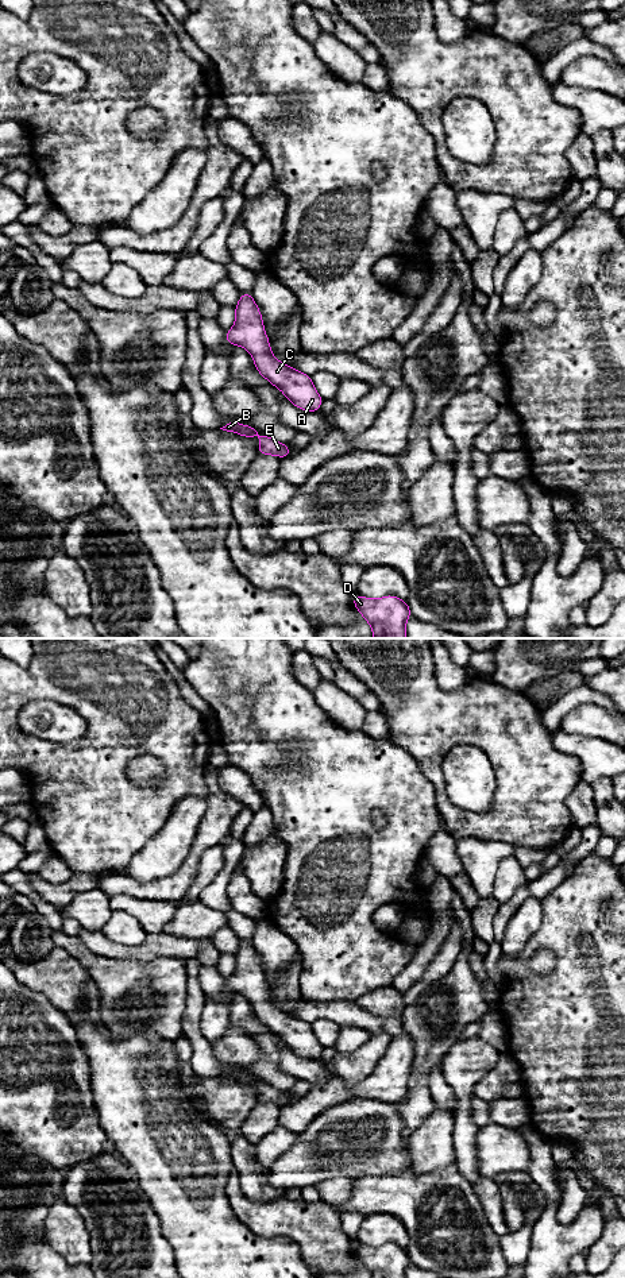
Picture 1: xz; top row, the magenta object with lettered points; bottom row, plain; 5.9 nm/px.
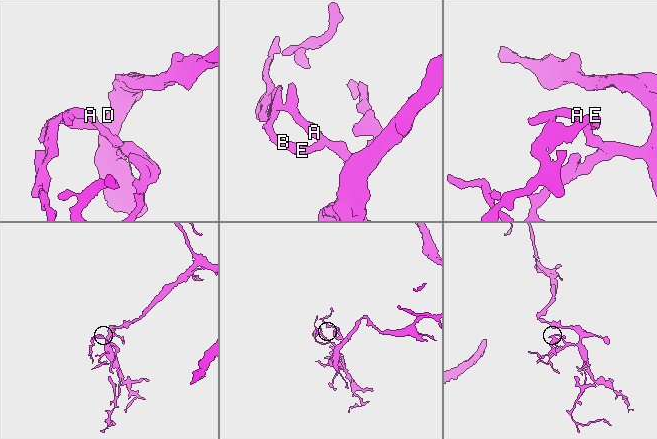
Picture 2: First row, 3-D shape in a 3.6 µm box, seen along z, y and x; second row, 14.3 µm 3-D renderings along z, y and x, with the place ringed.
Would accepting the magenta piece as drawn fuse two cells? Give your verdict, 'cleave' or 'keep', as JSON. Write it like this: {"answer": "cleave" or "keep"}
{"answer": "keep"}

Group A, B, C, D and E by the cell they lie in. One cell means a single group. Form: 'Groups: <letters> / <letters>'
Groups: A B C D E

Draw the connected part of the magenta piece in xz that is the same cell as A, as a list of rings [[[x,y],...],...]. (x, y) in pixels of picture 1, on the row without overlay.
[[[251,941],[240,942],[239,951],[235,954],[235,968],[235,973],[225,980],[225,989],[246,996],[258,1020],[278,1035],[294,1054],[316,1061],[324,1047],[315,1038],[312,1024],[273,1004],[261,958]]]

